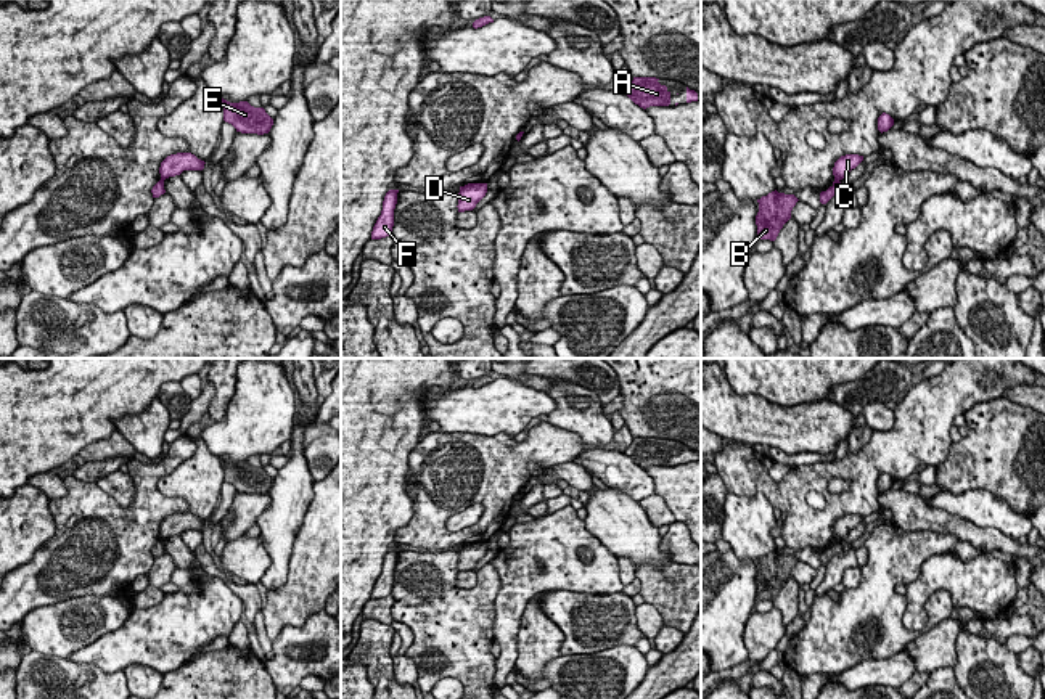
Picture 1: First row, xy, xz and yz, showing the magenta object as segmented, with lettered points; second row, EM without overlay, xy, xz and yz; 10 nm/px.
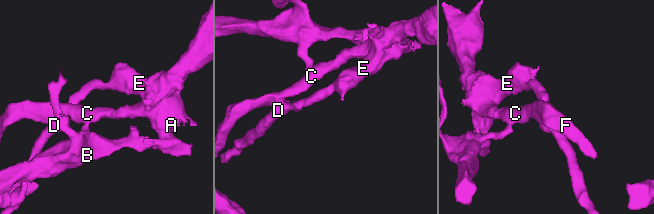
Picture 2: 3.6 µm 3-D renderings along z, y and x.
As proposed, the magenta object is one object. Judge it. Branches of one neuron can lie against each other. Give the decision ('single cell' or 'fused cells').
fused cells

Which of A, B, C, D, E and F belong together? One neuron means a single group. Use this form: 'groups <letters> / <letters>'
groups A B D E / C F

